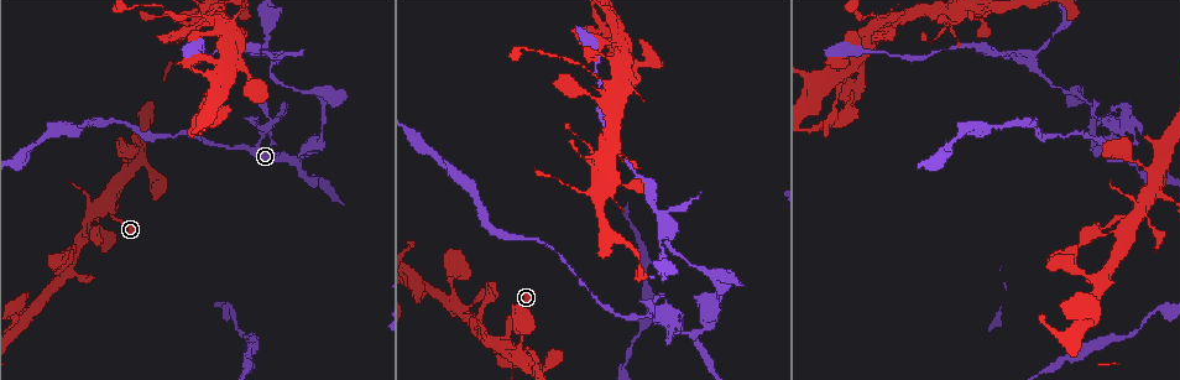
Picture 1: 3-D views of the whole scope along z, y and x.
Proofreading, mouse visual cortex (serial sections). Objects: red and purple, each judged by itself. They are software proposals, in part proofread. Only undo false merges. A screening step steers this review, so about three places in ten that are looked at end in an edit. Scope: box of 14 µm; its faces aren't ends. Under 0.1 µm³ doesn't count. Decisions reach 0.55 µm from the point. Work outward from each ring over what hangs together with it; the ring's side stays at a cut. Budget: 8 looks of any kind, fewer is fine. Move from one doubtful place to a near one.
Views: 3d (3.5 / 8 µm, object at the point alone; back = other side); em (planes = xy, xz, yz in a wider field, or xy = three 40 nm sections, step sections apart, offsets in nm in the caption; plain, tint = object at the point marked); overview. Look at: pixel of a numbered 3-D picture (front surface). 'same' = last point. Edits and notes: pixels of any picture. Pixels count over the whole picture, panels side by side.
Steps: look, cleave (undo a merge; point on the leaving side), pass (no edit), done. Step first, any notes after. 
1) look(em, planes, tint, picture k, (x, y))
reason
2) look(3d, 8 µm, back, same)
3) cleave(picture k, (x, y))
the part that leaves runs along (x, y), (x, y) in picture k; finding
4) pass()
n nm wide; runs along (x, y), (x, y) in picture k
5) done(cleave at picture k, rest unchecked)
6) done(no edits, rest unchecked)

look(3d, 3.5 µm, picture 1, (295, 161))

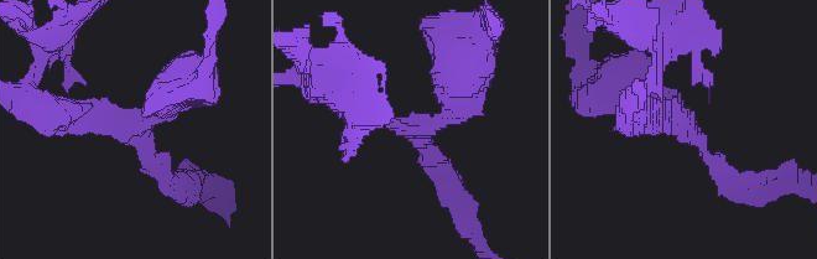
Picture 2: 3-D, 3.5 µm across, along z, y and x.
look(em, xy, step 3, tint, picture 2, (132, 126))

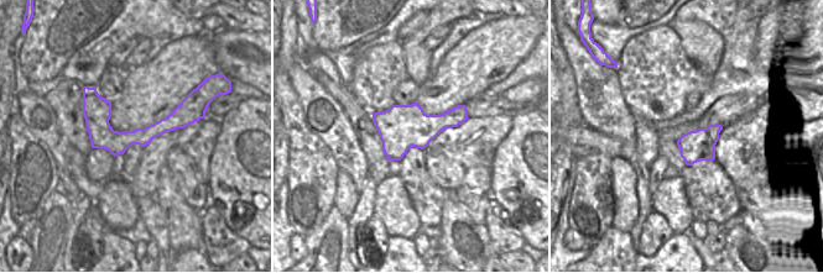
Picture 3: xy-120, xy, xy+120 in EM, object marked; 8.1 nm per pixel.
look(em, xy, step 1, tint, same)
cut it another way

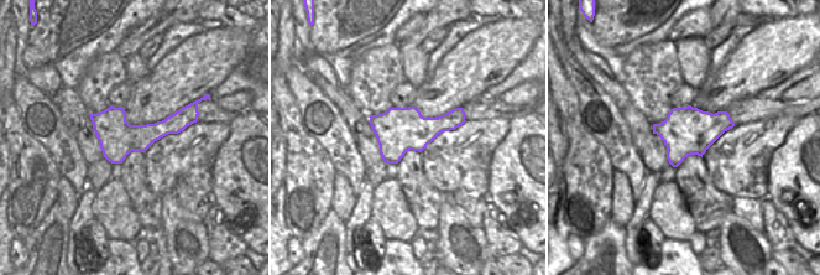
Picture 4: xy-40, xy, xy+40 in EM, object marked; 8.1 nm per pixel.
pass()
360 nm wide; runs along (66, 109), (145, 124), (180, 91) in picture 2; all the same cell

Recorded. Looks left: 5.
look(3d, 3.5 µm, picture 1, (1079, 93))
abrupt turn

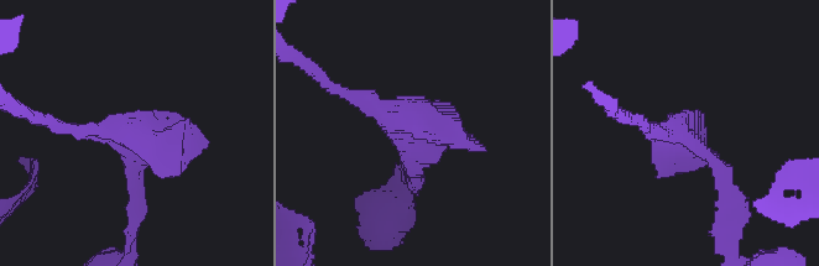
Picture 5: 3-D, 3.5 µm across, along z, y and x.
look(em, xy, step 3, tint, picture 5, (132, 139))
need the tissue

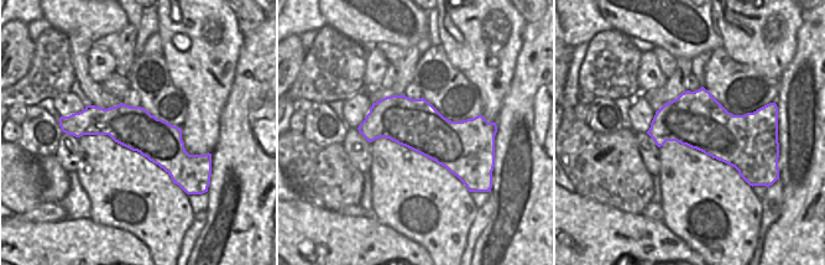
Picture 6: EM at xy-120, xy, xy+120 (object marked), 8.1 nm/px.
pass()
runs along (76, 126), (197, 157) in picture 6; all the same cell

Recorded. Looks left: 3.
look(em, xy, step 5, tint, picture 1, (1032, 53))
three-way junction

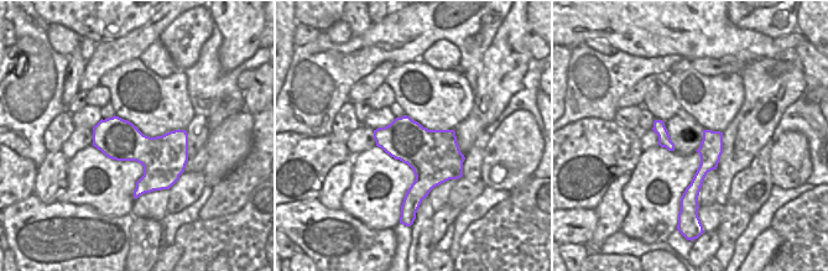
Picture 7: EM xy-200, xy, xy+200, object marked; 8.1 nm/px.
look(3d, 3.5 µm, same)
wider look

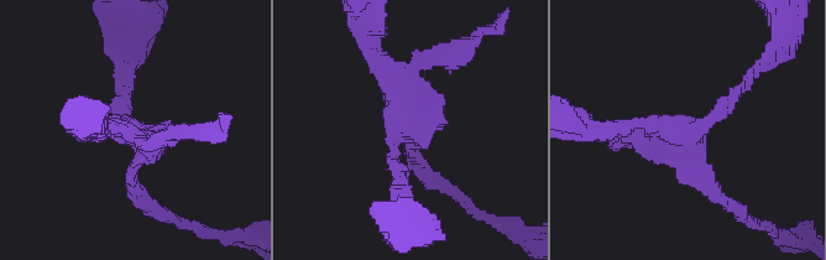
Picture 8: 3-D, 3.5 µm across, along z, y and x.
pass()
runs along (717, 192), (680, 130), (613, 130) in picture 8; all the same cell

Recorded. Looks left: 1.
done(no edits, rest unchecked)

